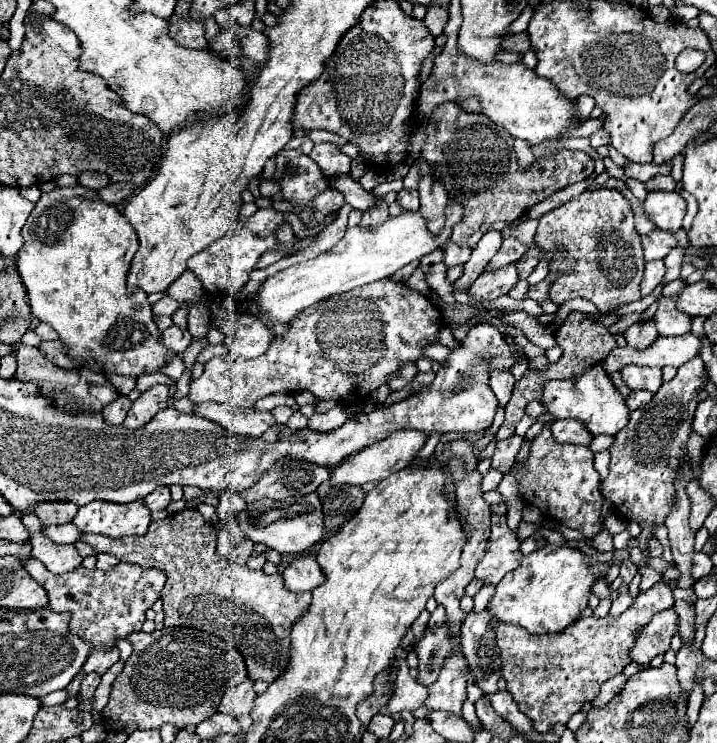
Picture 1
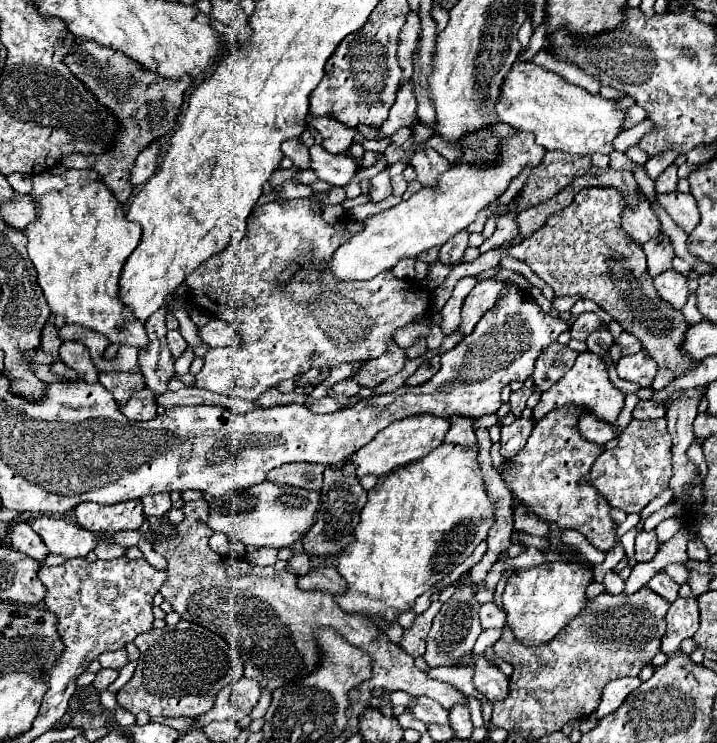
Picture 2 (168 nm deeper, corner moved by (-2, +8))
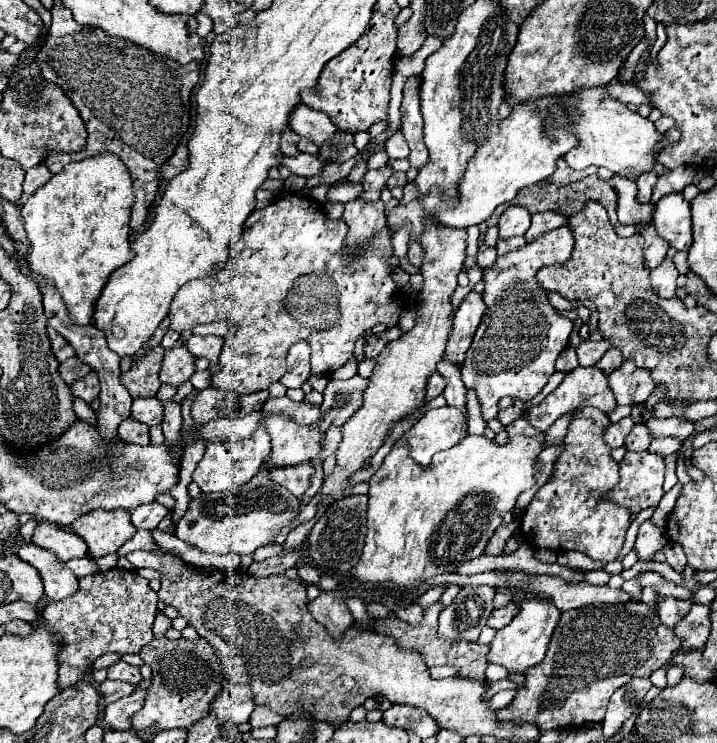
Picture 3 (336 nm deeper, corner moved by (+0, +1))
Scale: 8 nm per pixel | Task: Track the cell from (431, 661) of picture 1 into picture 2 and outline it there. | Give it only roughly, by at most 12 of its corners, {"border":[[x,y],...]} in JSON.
{"border":[[475,588],[441,606],[427,636],[429,666],[471,654],[481,624]]}

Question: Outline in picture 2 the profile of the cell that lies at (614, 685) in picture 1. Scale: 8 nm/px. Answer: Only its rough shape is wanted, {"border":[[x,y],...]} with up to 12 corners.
{"border":[[641,678],[611,680],[603,688],[597,718],[615,712]]}

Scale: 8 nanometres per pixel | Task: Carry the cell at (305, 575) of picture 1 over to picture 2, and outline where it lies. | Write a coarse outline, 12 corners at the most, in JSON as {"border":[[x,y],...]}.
{"border":[[313,566],[297,576],[301,590],[345,592],[335,566]]}

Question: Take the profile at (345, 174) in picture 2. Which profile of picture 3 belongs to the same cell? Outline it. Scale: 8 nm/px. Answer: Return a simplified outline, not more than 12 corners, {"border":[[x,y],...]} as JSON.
{"border":[[317,155],[281,157],[279,167],[313,177],[323,169]]}

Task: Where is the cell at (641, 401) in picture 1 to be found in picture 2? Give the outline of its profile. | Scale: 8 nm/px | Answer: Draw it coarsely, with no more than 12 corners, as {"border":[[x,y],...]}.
{"border":[[639,400],[633,418],[663,418],[665,406]]}

